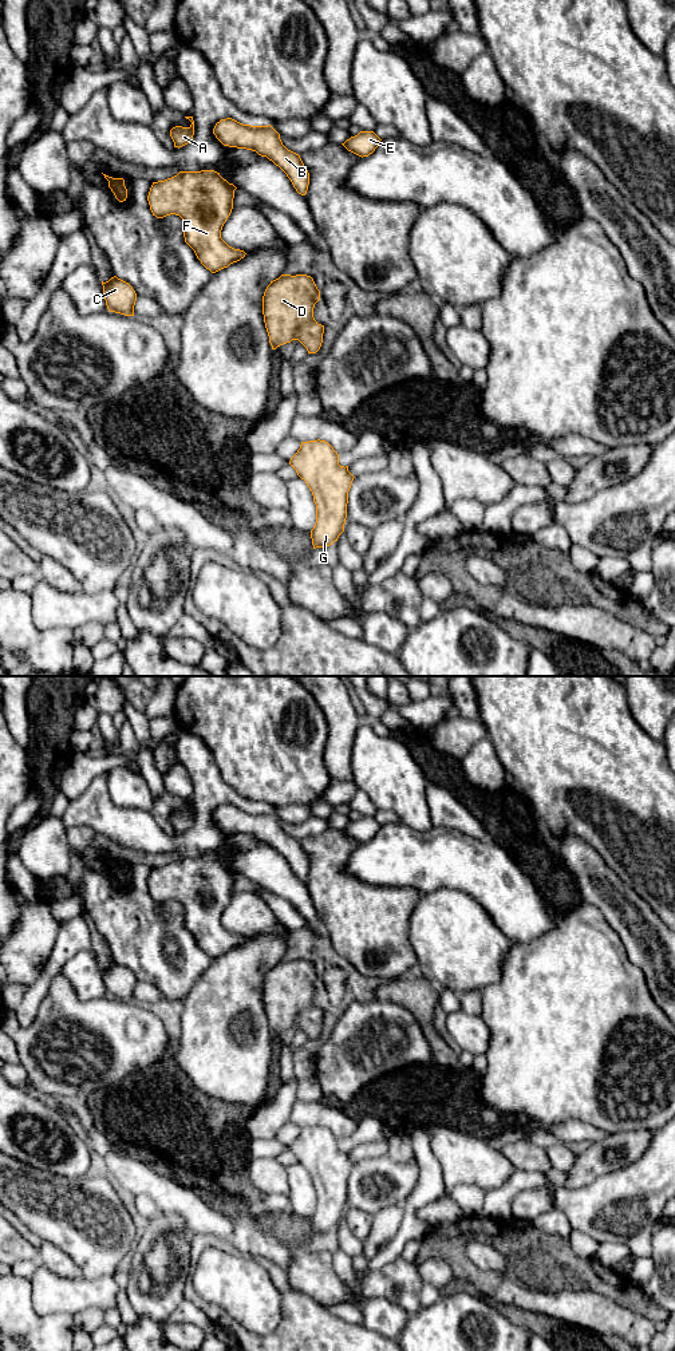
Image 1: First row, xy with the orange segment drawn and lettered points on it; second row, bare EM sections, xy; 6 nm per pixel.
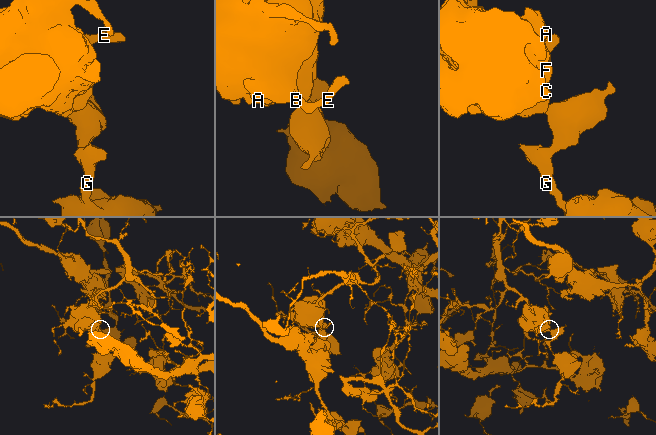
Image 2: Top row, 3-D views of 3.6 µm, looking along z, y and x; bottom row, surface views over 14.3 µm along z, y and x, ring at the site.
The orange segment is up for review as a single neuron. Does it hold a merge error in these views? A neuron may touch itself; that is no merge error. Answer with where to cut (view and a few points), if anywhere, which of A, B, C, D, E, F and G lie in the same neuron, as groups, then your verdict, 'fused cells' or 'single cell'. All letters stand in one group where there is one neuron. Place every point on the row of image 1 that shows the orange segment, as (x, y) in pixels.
no cut | A B C D E F G | single cell

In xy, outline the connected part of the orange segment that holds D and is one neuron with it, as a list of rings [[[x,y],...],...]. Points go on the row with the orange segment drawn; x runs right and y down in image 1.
[[[281,274],[271,281],[262,296],[262,315],[272,349],[299,340],[316,353],[323,343],[324,325],[313,317],[320,291],[307,274]]]

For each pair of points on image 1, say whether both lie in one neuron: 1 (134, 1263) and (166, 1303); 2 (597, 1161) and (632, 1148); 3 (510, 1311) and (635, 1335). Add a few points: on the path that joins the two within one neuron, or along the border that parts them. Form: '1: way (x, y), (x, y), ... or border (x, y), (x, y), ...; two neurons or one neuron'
1: way (134, 1278), (134, 1290), (147, 1303), (152, 1303); one neuron
2: way (608, 1161), (626, 1161), (627, 1158); one neuron
3: border (533, 1311), (576, 1324), (592, 1332); two neurons

